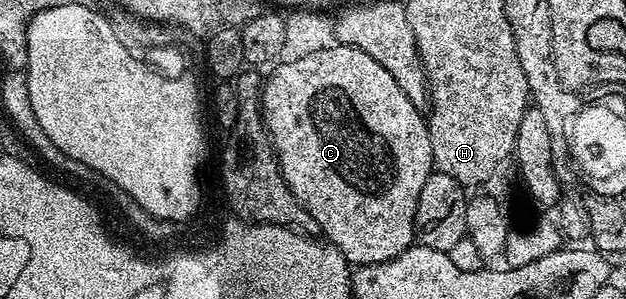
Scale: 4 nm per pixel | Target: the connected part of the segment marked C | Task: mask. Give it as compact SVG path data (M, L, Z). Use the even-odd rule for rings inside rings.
M335 44L324 51L304 55L298 60L281 61L276 68L277 70L269 78L263 79L260 108L264 126L268 130L268 138L272 142L272 149L276 152L280 171L290 192L298 200L298 204L302 204L302 208L306 208L308 215L320 226L320 234L335 246L338 252L342 252L342 256L353 267L389 262L394 260L394 256L409 250L416 242L418 196L422 196L422 184L426 184L426 180L434 173L432 153L430 152L430 132L421 107L410 101L406 92L402 92L402 88L398 88L394 76L390 76L390 72L386 72L386 68L382 68L382 64L378 64L370 56L366 56L366 52L353 46Z

